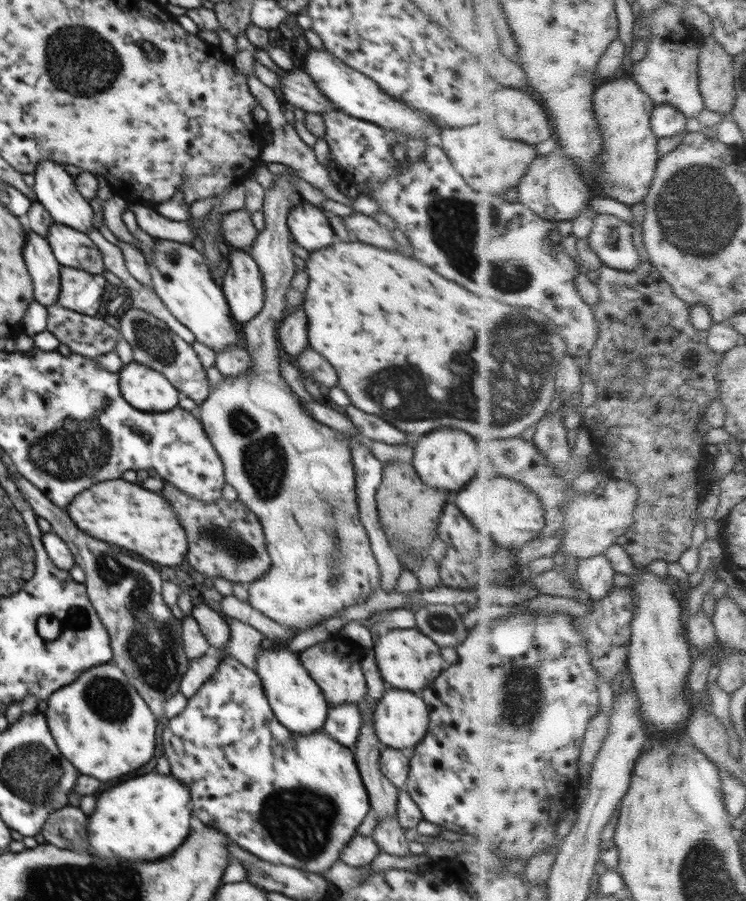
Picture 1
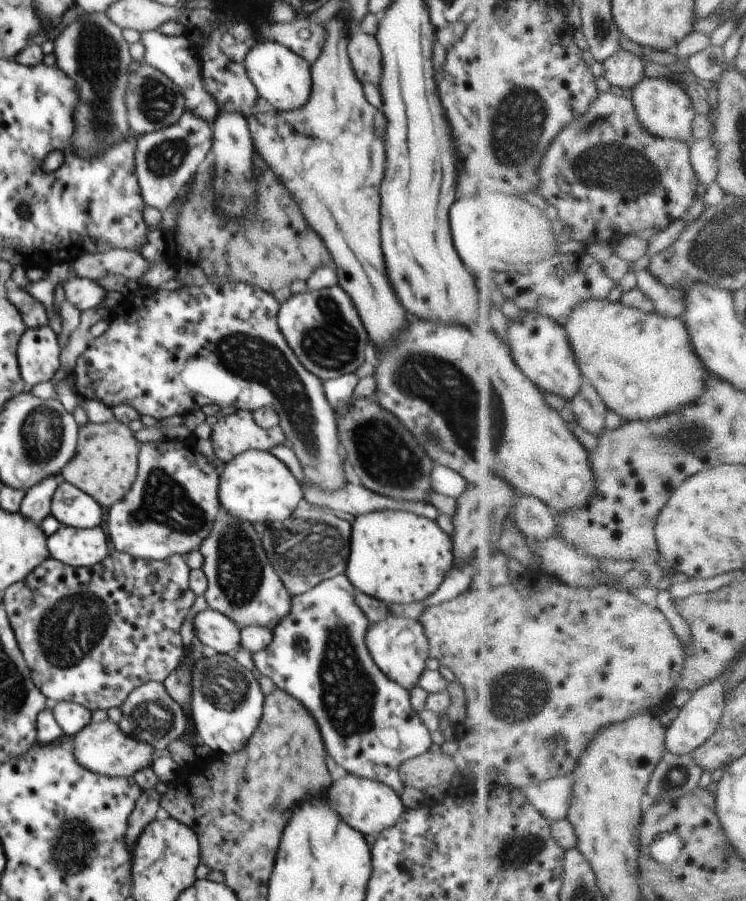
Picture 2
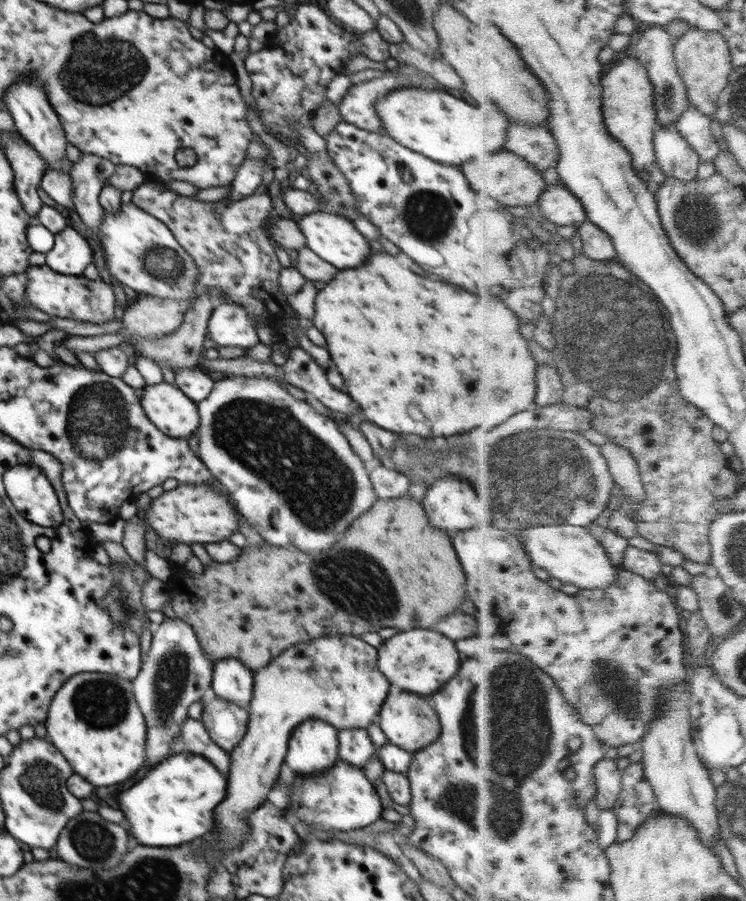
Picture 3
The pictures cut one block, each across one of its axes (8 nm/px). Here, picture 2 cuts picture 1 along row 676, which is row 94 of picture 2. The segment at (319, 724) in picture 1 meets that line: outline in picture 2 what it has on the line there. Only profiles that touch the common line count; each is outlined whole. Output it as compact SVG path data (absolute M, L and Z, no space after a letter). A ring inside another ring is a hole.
M258 42L247 53L245 67L259 96L266 99L277 113L291 113L309 101L313 83L311 64L282 43Z

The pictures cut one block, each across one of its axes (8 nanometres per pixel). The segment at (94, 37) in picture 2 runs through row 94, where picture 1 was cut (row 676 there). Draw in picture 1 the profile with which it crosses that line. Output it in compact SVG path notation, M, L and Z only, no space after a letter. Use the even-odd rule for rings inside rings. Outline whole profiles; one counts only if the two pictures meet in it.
M111 662L93 666L85 670L80 678L53 692L48 698L48 707L43 715L46 717L51 735L58 744L66 760L74 764L80 774L94 776L102 782L120 778L138 770L140 766L154 760L156 750L156 722L149 704L138 694L128 677Z

